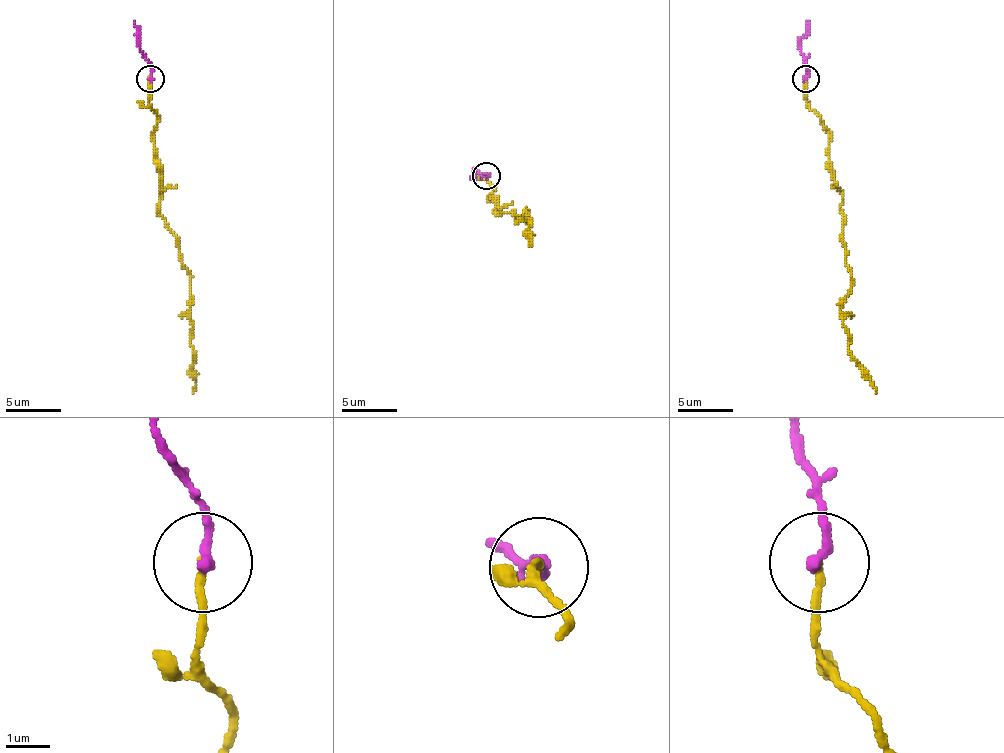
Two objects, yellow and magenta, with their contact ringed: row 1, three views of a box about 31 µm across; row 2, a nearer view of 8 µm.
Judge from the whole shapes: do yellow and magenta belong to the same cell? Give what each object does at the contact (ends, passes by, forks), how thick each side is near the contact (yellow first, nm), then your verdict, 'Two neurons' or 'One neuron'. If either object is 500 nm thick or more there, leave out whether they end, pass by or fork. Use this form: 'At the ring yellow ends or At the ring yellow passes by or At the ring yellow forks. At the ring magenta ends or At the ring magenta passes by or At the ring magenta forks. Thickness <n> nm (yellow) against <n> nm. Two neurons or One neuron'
At the ring yellow ends. At the ring magenta ends. Thickness 170 nm (yellow) against 240 nm. One neuron

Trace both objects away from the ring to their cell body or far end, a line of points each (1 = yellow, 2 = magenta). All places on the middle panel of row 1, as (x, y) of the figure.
1: (487, 176), (484, 176), (492, 187), (490, 198), (495, 212), (512, 212), (526, 221), (526, 210), (529, 246)
2: (487, 176), (473, 171), (470, 179)

